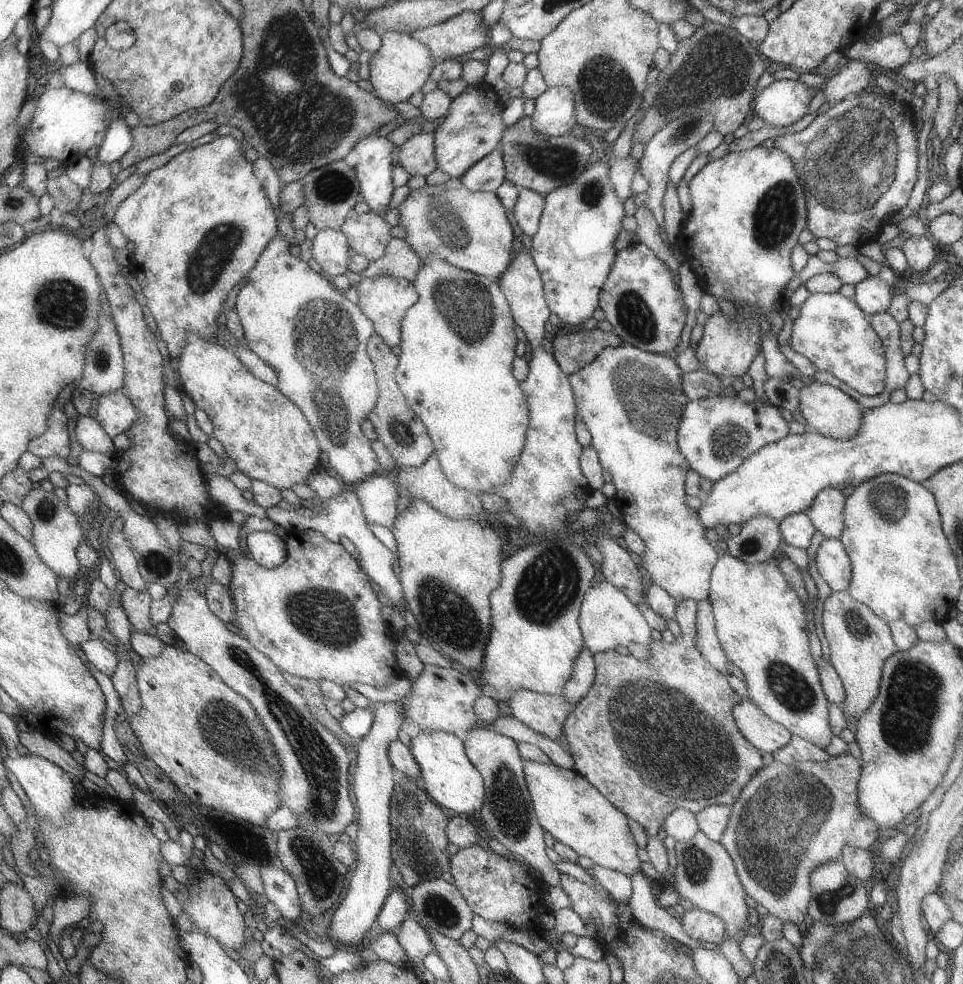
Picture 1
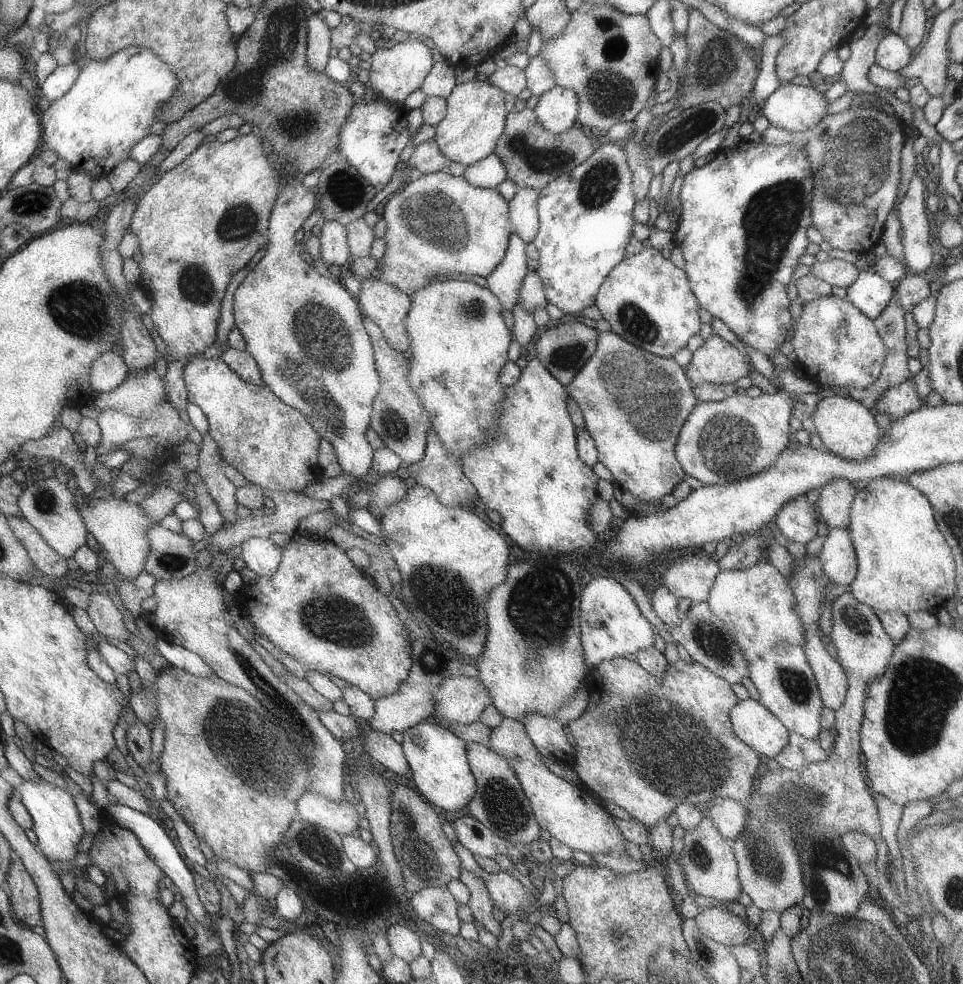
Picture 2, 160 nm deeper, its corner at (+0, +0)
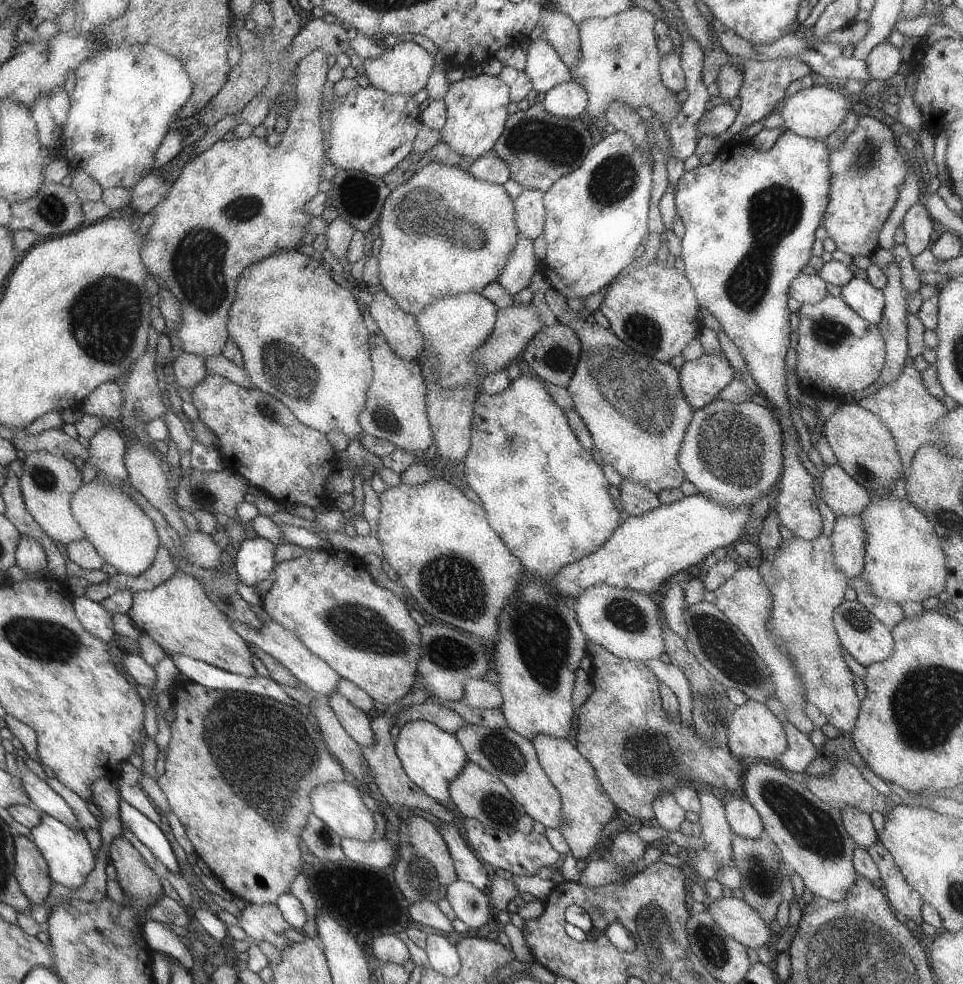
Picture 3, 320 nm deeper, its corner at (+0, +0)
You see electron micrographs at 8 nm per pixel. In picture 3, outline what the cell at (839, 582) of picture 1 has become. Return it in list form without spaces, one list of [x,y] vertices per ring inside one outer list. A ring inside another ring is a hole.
[[[841,515],[832,524],[832,559],[845,576],[857,577],[864,568],[866,530],[859,515]]]

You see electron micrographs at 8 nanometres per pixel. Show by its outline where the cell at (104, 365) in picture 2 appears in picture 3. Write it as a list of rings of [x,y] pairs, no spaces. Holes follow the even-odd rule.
[[[106,382],[97,387],[93,394],[89,395],[80,404],[81,411],[89,415],[105,415],[114,422],[121,416],[124,405],[122,382]]]

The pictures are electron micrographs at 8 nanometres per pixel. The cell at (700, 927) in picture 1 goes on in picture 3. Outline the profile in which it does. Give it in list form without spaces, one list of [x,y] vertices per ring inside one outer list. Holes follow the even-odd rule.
[[[730,896],[710,900],[706,903],[706,911],[727,936],[745,948],[757,949],[773,942],[769,936],[769,927],[756,909],[743,899]]]

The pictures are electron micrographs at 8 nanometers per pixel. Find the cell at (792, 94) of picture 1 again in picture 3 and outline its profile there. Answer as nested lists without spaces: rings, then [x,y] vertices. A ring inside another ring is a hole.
[[[813,86],[803,88],[789,97],[783,98],[783,106],[781,106],[781,115],[783,119],[783,129],[791,131],[793,134],[825,141],[827,134],[831,134],[839,122],[845,118],[851,102],[847,102],[841,94],[831,90],[831,88],[821,86]]]

